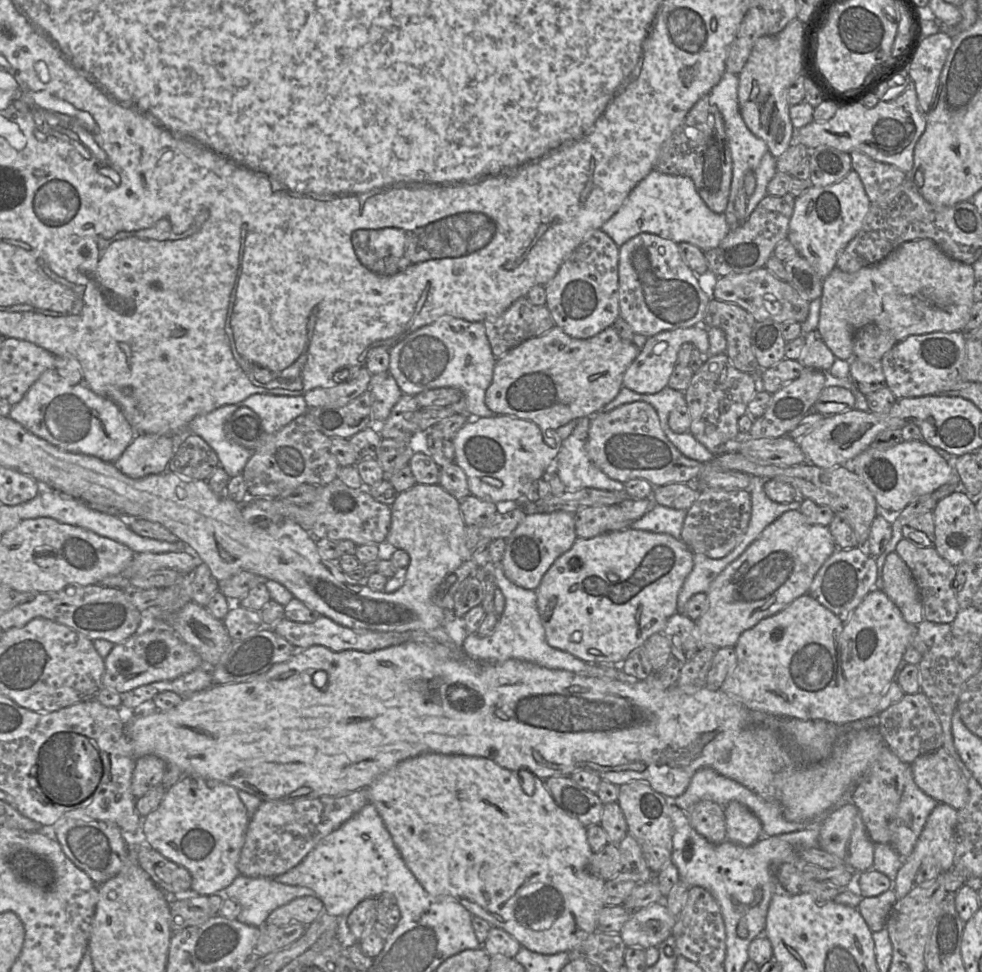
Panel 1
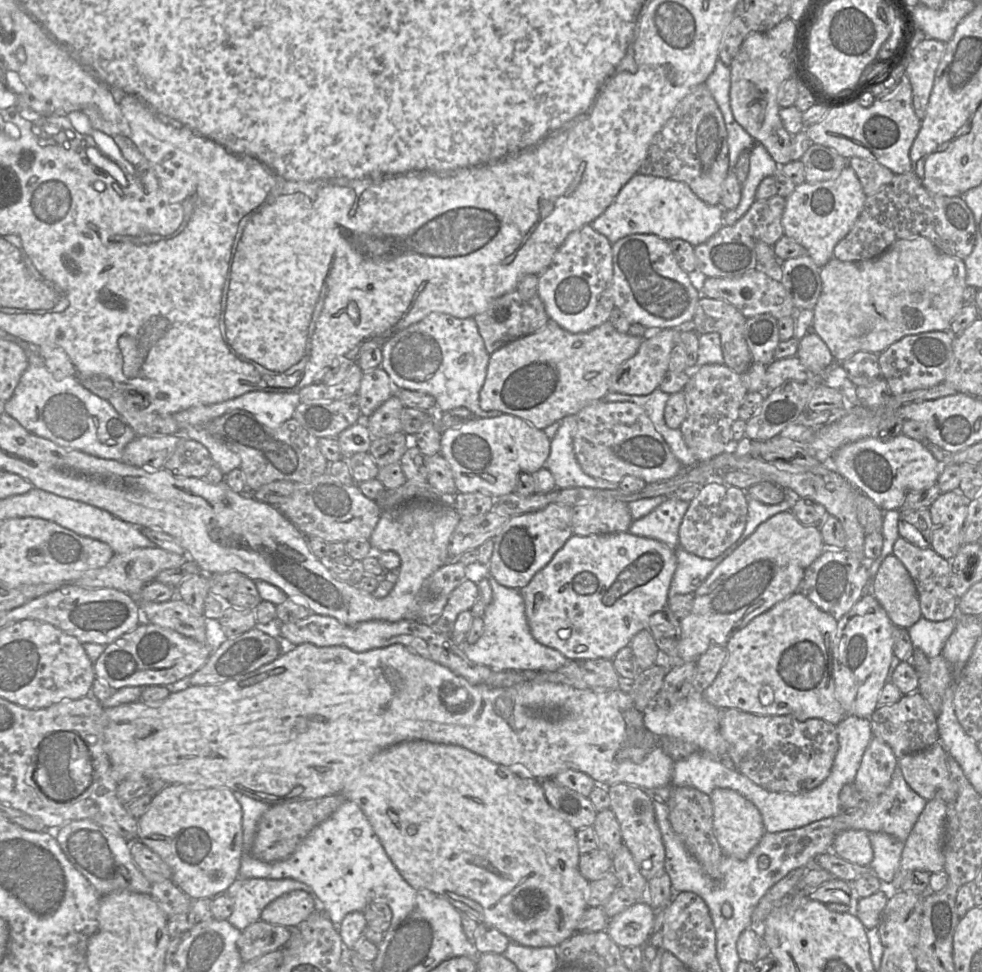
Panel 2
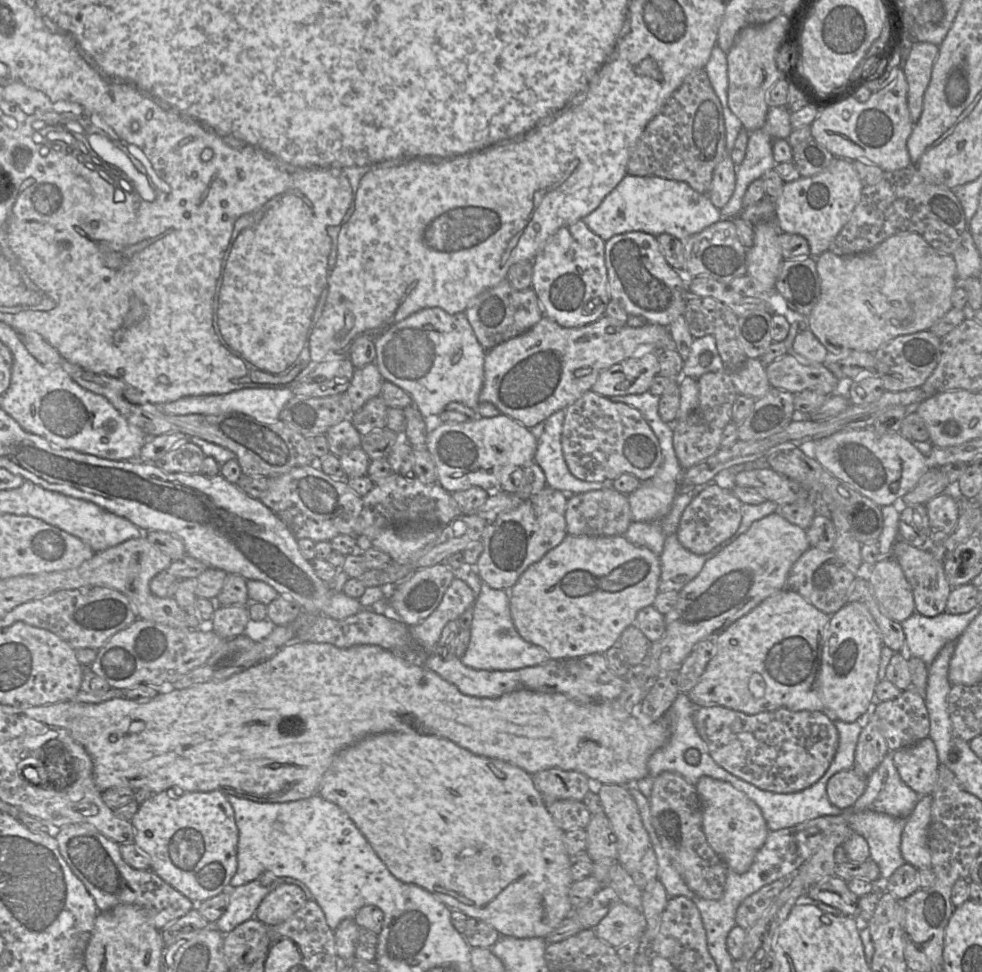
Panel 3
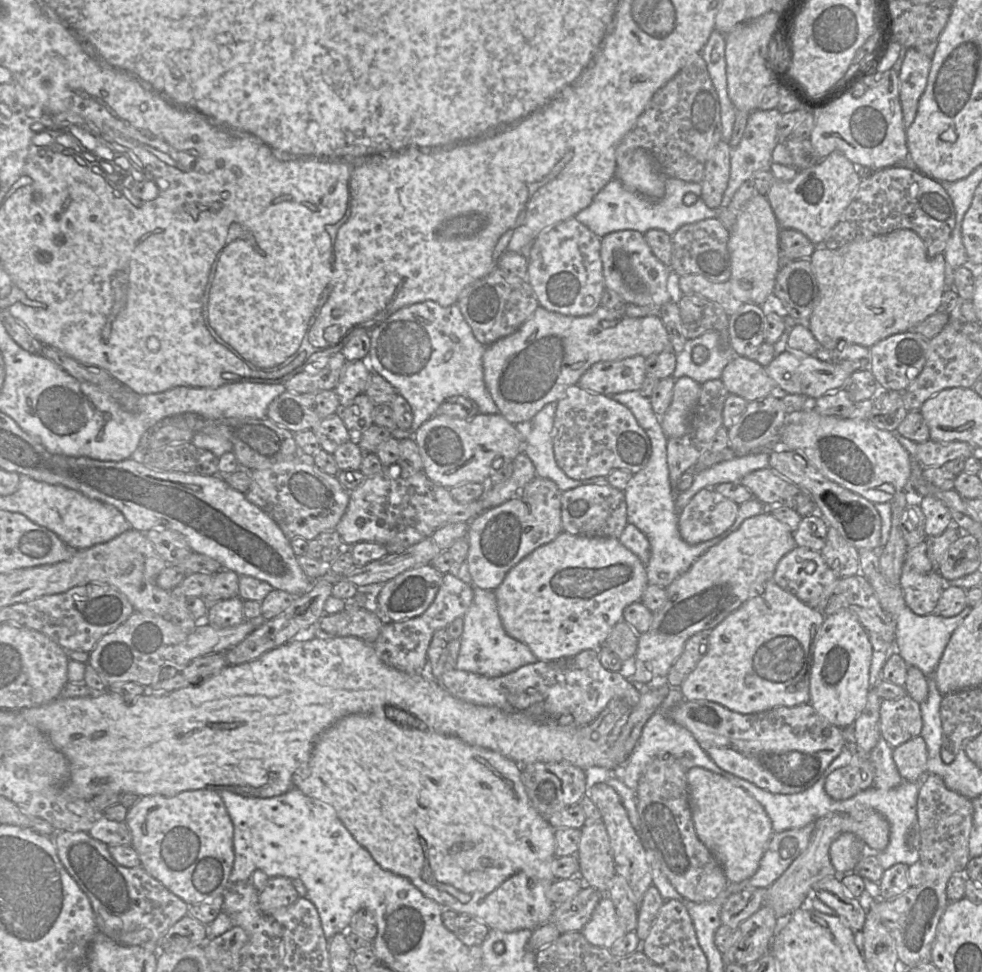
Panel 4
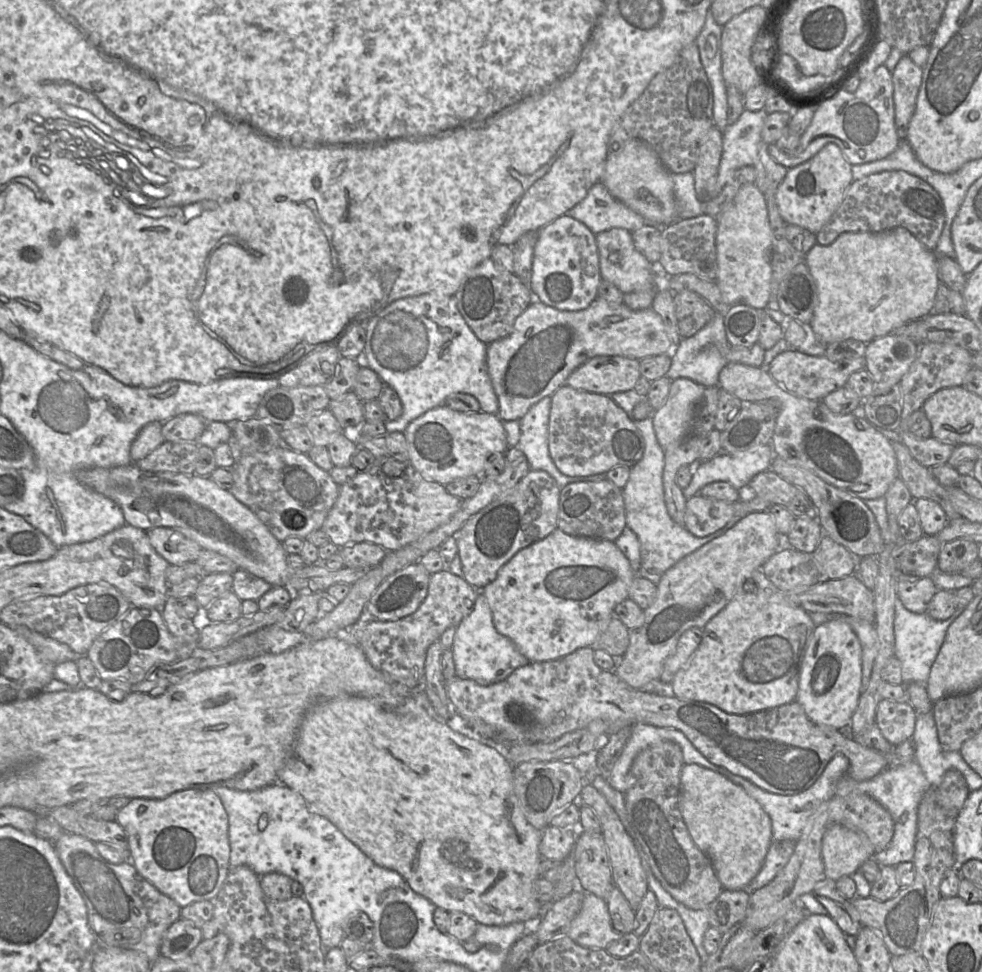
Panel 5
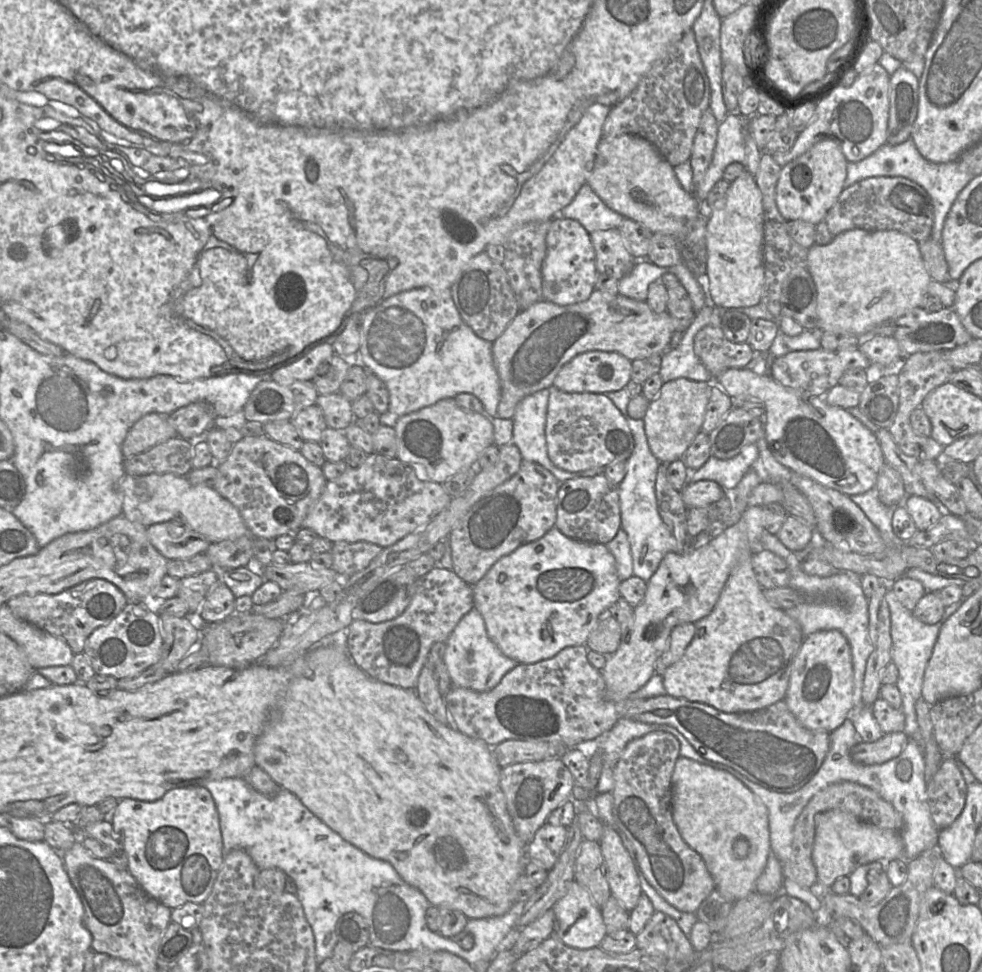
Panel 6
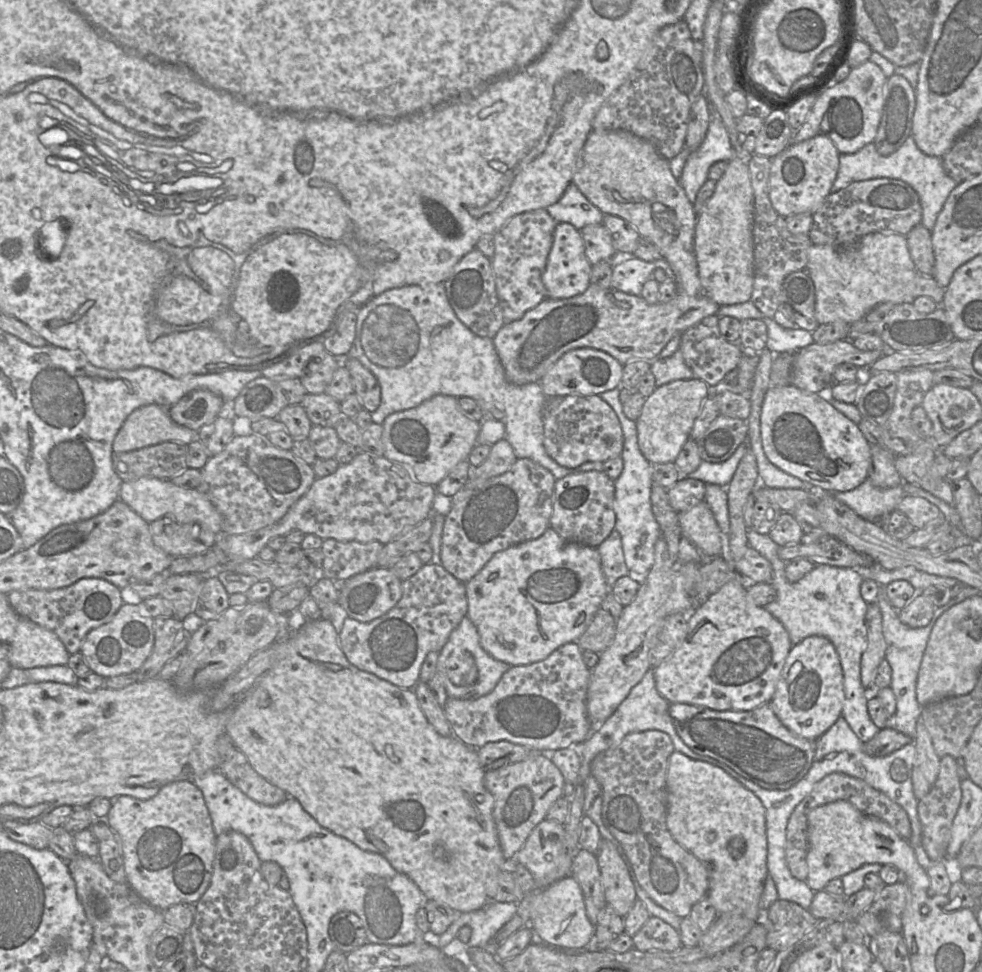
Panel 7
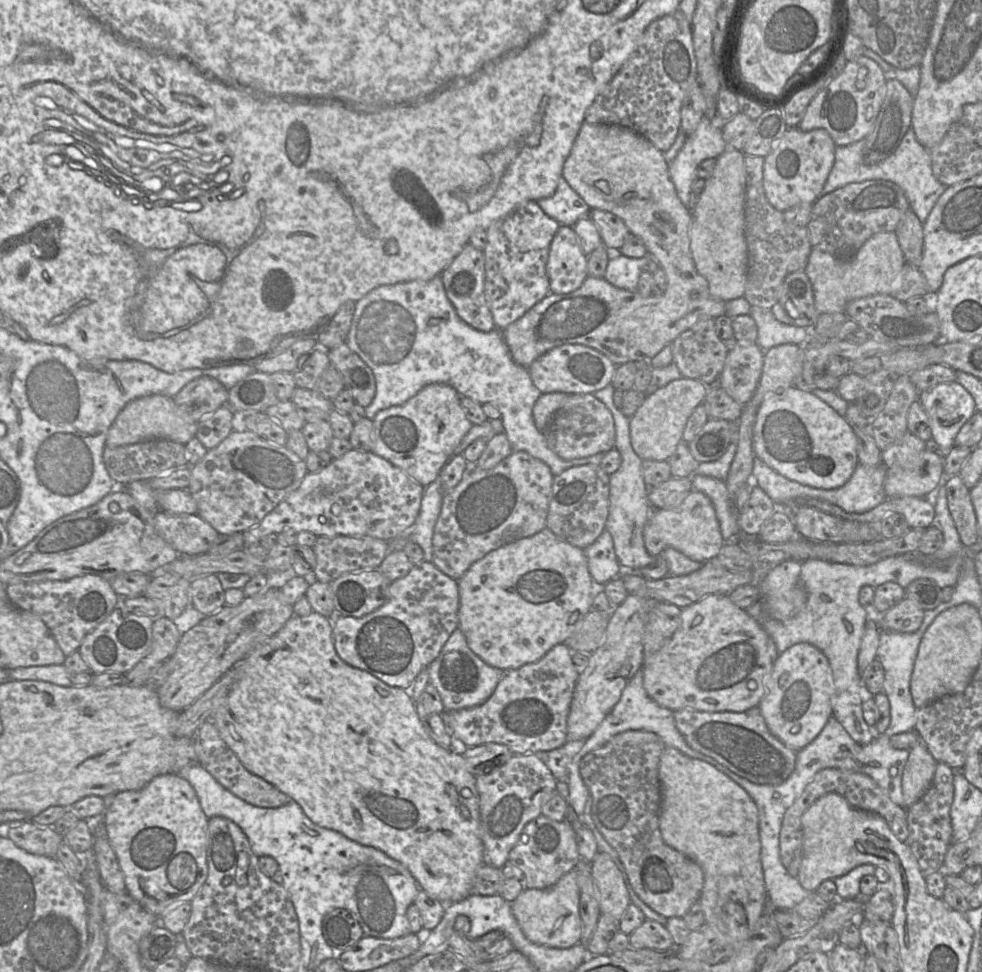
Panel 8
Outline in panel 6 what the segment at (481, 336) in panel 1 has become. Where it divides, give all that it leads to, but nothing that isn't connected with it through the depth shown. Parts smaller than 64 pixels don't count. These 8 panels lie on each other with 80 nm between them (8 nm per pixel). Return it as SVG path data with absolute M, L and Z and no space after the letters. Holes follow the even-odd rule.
M418 287L405 291L398 292L382 302L366 309L362 314L362 329L361 329L361 345L359 352L361 354L362 366L368 372L374 373L380 380L382 380L388 388L390 394L390 402L388 410L380 414L379 419L381 425L393 427L396 425L397 420L409 413L418 411L422 408L431 406L439 400L445 398L454 398L460 393L470 393L475 395L482 403L484 413L488 417L497 417L497 408L500 401L501 388L499 376L492 357L492 343L486 341L479 336L464 322L459 314L454 303L451 289L445 288L431 288L431 287Z

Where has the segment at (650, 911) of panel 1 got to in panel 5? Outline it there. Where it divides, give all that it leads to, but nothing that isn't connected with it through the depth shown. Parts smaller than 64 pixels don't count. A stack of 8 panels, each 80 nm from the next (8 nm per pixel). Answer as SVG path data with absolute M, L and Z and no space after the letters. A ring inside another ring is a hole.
M585 892L581 909L572 920L566 935L583 947L605 949L619 936L612 927L606 900Z

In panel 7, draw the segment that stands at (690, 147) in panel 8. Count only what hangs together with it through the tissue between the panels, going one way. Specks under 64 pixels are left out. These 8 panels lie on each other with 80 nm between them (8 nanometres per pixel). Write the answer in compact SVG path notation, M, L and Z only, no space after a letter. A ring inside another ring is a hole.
M711 119L705 139L695 151L690 152L684 165L682 175L678 180L689 201L692 204L695 202L699 189L708 179L708 170L712 164L718 161L731 161L736 157L737 153L730 143L723 121L721 119Z

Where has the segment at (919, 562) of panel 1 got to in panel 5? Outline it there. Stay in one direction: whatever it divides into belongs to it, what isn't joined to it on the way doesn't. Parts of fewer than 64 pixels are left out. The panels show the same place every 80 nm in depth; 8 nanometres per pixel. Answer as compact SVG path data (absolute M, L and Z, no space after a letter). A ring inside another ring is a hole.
M900 576L897 594L903 605L913 613L926 613L938 588L930 577Z

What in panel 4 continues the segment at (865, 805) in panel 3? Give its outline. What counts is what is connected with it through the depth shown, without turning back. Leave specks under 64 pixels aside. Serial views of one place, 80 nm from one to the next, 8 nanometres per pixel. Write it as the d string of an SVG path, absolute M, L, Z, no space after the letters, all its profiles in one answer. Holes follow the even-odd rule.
M882 735L870 752L869 758L875 769L874 787L878 789L891 789L903 781L893 759L893 748Z

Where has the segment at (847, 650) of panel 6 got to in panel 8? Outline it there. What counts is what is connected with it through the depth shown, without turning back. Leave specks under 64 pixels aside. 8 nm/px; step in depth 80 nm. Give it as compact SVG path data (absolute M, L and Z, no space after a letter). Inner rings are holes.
M801 642L778 654L765 681L765 693L758 704L769 731L787 747L798 751L811 743L833 715L831 698L834 694L833 673L826 656L815 646Z

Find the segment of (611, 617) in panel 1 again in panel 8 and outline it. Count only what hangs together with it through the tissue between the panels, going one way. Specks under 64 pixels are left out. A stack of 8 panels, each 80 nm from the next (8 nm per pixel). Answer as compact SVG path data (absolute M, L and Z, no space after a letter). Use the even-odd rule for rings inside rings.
M545 527L533 536L506 543L474 562L465 574L458 579L458 590L460 602L458 628L464 634L468 647L486 664L506 672L517 669L525 664L536 662L552 647L557 644L563 644L579 628L585 616L592 610L592 602L596 594L596 584L589 573L587 559L583 549L564 542Z

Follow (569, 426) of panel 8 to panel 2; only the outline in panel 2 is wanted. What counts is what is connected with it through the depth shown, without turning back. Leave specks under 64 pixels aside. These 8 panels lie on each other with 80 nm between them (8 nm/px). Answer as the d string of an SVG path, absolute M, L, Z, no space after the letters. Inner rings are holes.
M595 401L576 415L573 429L573 449L585 474L617 483L625 476L635 476L646 483L674 477L684 467L657 432L645 410L635 403Z

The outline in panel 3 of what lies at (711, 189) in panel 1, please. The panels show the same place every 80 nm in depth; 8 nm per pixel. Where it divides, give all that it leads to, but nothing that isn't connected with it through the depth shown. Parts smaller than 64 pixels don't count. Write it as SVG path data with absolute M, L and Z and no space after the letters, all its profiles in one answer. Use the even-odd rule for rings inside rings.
M700 68L685 77L648 122L631 150L627 174L683 181L707 194L715 167L727 155L722 106L705 69Z

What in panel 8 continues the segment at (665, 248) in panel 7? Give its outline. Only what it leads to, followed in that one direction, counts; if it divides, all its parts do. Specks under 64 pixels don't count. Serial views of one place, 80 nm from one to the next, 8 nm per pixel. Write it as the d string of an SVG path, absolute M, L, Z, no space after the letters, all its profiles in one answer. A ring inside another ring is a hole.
M584 121L574 141L571 152L564 163L562 176L567 181L567 183L584 199L584 201L591 209L608 211L617 215L626 224L631 234L641 238L647 248L649 255L655 258L658 261L659 267L664 270L664 273L667 277L667 288L664 294L661 296L644 297L637 291L630 292L628 290L618 288L610 284L604 278L597 278L588 275L582 285L577 290L571 293L553 294L550 292L547 296L545 296L542 300L540 300L532 308L530 308L522 317L520 317L502 330L503 339L509 349L513 360L517 364L528 368L531 363L538 357L540 357L550 349L564 344L582 344L593 348L604 354L616 366L623 365L629 361L649 361L665 346L671 344L682 332L688 330L700 319L715 319L719 316L725 315L725 302L720 299L714 298L709 293L707 281L697 272L693 262L692 254L690 251L689 238L691 211L686 206L684 206L676 193L674 184L670 179L668 164L662 152L658 150L649 140L639 135L635 131L620 125L605 123L590 124Z

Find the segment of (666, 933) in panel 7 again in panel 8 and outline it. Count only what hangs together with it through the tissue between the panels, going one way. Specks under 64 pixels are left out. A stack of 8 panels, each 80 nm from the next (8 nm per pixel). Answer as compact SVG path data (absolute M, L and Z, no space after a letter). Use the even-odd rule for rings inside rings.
M646 919L629 935L629 946L633 949L669 950L675 944L663 925Z

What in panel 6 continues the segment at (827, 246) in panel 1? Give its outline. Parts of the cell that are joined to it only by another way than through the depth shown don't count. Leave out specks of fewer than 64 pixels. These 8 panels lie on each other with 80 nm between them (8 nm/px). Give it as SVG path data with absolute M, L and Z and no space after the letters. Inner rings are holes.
M823 139L784 165L776 186L776 204L784 219L818 224L844 189L847 163L840 146L832 139Z

